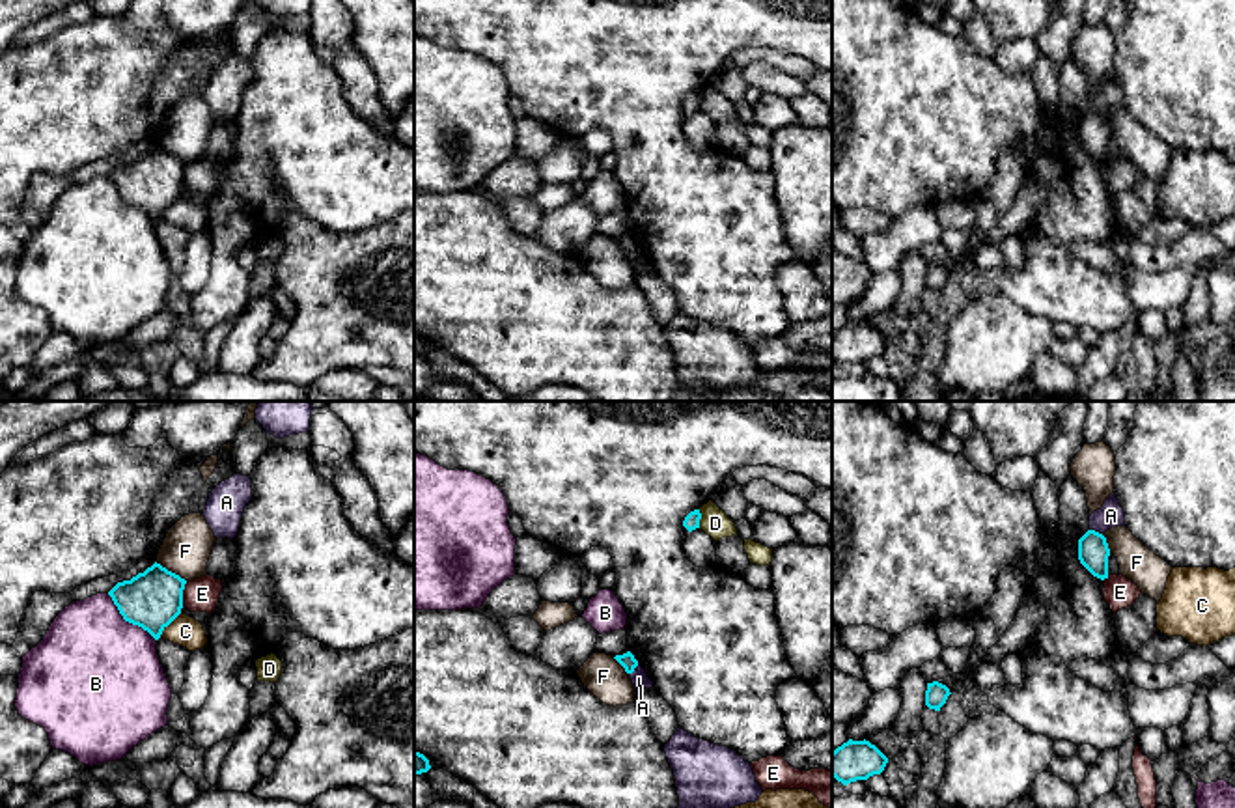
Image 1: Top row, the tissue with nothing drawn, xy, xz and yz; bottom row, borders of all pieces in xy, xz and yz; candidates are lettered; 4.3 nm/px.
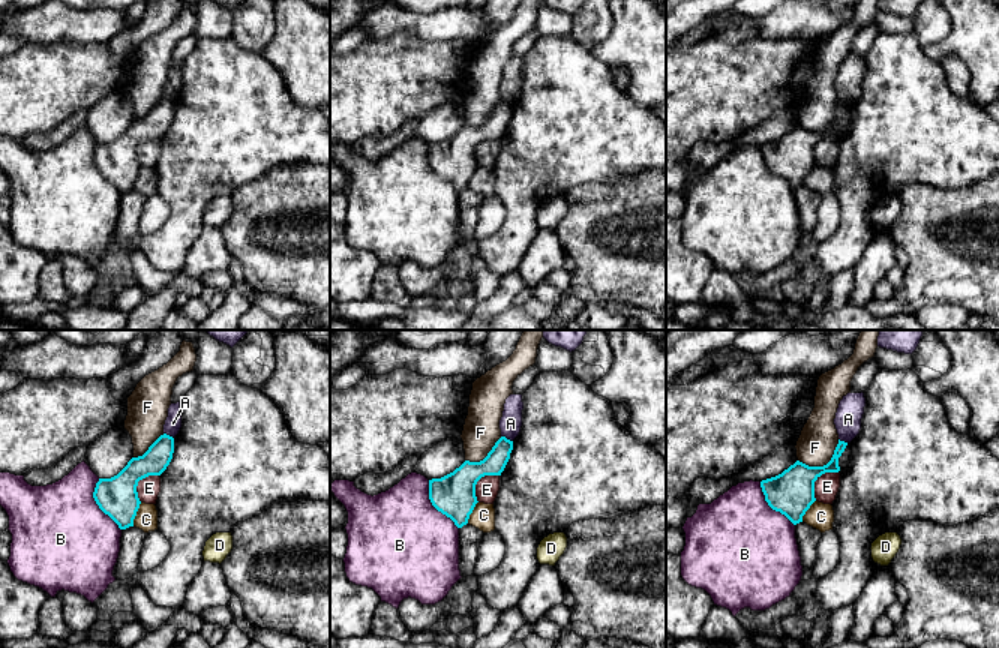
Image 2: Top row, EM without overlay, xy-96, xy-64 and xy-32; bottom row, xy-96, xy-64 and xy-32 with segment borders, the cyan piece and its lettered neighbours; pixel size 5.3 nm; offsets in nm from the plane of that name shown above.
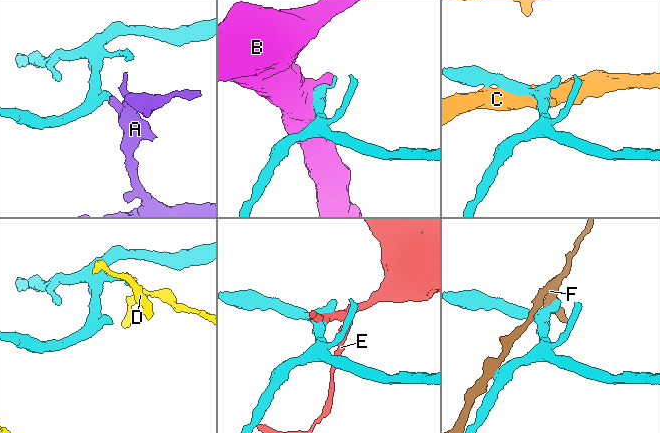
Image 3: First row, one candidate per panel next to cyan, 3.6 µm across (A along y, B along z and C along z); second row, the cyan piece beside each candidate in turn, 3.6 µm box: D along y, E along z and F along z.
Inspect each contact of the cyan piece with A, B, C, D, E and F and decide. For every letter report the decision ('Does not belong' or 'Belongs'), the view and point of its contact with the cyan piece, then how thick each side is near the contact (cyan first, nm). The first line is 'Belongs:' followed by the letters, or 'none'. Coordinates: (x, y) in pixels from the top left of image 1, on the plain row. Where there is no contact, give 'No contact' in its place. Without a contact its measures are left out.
Belongs: none
A: Does not belong. Touches cyan at yz (1094, 112). Thickness 130 nm (cyan) against 110 nm
B: Does not belong. Touches cyan at xy (127, 202). Thickness 260 nm (cyan) against 480 nm
C: Does not belong. Touches cyan at xy (168, 206). Thickness 260 nm (cyan) against 130 nm
D: Does not belong. Touches cyan at xz (700, 99). Thickness 70 nm (cyan) against 120 nm
E: Does not belong. Touches cyan at xy (181, 174). Thickness 260 nm (cyan) against 150 nm
F: Does not belong. Touches cyan at xy (170, 153). Thickness 260 nm (cyan) against 220 nm

